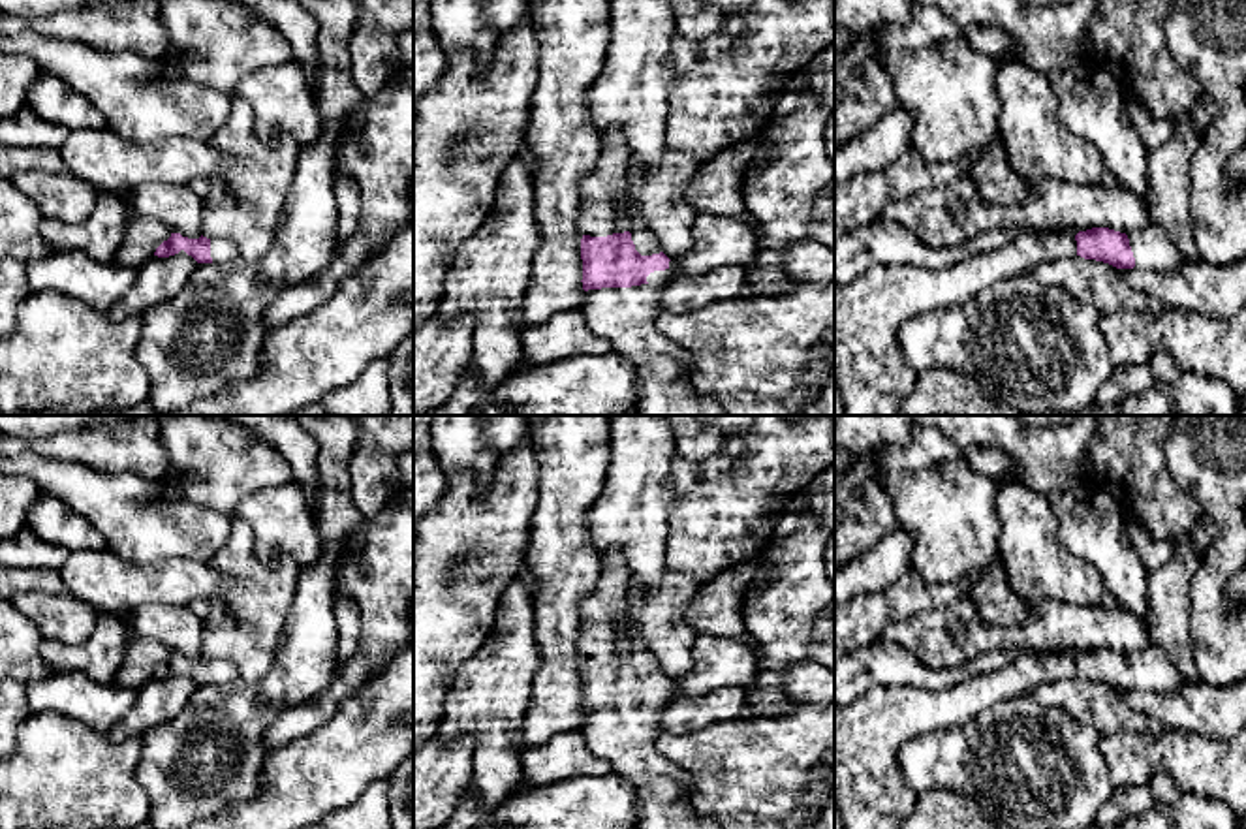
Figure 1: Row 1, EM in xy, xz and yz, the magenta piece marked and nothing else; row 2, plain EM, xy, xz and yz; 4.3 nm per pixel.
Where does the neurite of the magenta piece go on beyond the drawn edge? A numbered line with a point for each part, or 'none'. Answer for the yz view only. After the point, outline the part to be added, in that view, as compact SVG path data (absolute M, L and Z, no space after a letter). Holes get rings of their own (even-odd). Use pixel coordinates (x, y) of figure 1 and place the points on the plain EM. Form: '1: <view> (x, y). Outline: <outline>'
1: yz (1152, 670). Outline: M1154 645L1128 656L1135 688L1143 692L1176 692L1186 680L1169 656Z
2: yz (869, 792). Outline: M1024 652L1002 669L975 673L951 688L876 686L851 705L834 707L834 808L844 829L900 829L904 825L919 797L904 782L896 763L906 743L968 726L981 711L1004 699L1073 677L1077 677L1075 656Z

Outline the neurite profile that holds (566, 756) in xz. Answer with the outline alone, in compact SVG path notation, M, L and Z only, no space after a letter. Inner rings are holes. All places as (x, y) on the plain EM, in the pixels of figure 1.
M579 731L526 748L519 756L522 778L536 790L562 784L577 776L603 776L611 773L607 761L596 758Z

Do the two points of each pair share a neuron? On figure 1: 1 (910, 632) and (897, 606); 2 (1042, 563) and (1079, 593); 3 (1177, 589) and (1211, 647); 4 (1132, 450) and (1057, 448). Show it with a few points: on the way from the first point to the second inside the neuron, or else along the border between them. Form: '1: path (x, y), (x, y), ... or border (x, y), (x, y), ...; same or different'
1: border (946, 604), (893, 621), (876, 638); different
2: path (1051, 572), (1070, 583); same
3: border (1199, 568), (1190, 587), (1192, 655); different
4: border (1094, 435), (1085, 469), (1098, 484); different

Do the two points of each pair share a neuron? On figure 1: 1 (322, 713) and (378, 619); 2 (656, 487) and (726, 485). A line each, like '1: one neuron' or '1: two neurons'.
1: one neuron
2: two neurons

